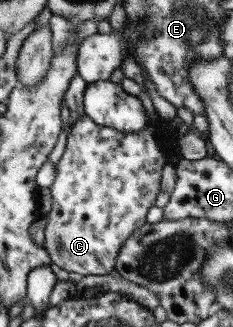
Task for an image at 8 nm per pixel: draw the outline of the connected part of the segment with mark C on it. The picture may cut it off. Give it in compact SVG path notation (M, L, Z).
M76 74L66 90L65 102L74 112L80 114L72 125L61 159L56 163L58 176L50 186L52 208L46 215L45 239L42 248L53 258L53 263L70 272L75 278L88 275L105 275L116 264L118 252L134 231L144 225L144 214L154 204L160 170L164 166L163 154L158 148L158 133L155 125L146 125L138 131L126 132L107 127L93 121L85 110L85 94L89 83Z

